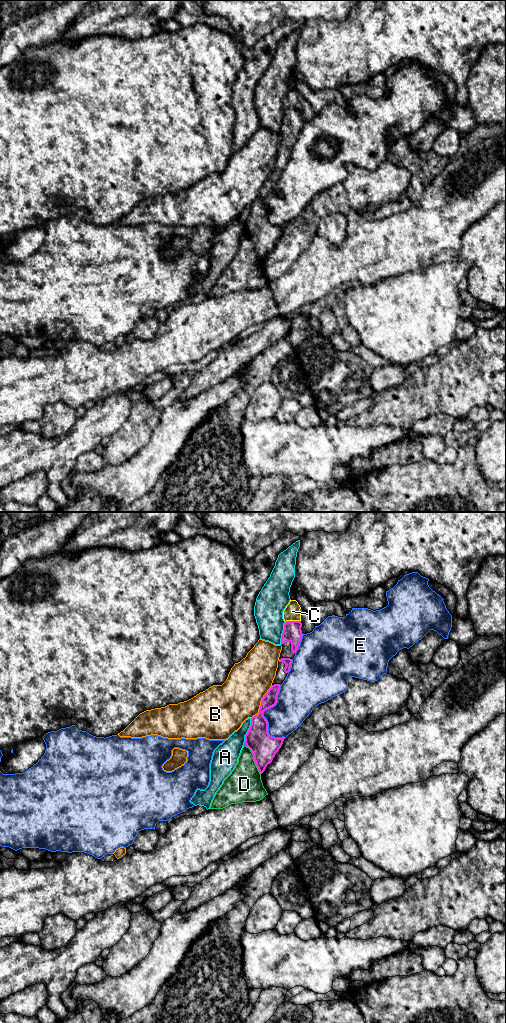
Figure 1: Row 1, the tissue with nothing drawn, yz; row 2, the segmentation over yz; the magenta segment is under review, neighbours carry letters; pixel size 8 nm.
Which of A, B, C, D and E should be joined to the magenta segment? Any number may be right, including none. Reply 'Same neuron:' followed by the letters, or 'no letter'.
Same neuron: D

